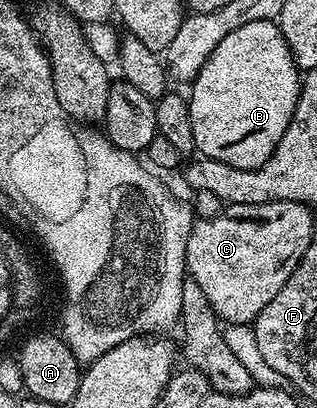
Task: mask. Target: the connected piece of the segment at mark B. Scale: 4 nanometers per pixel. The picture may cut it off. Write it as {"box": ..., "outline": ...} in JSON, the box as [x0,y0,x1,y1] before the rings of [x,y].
{"box":[188,20,300,170],"outline":[[[256,20],[252,24],[244,24],[244,28],[228,32],[228,36],[216,44],[204,68],[200,68],[189,87],[188,101],[195,151],[204,158],[224,160],[224,164],[232,164],[232,168],[255,170],[262,166],[264,160],[272,156],[276,144],[280,144],[280,136],[284,136],[296,112],[299,89],[300,71],[294,65],[294,57],[277,21]]]}

